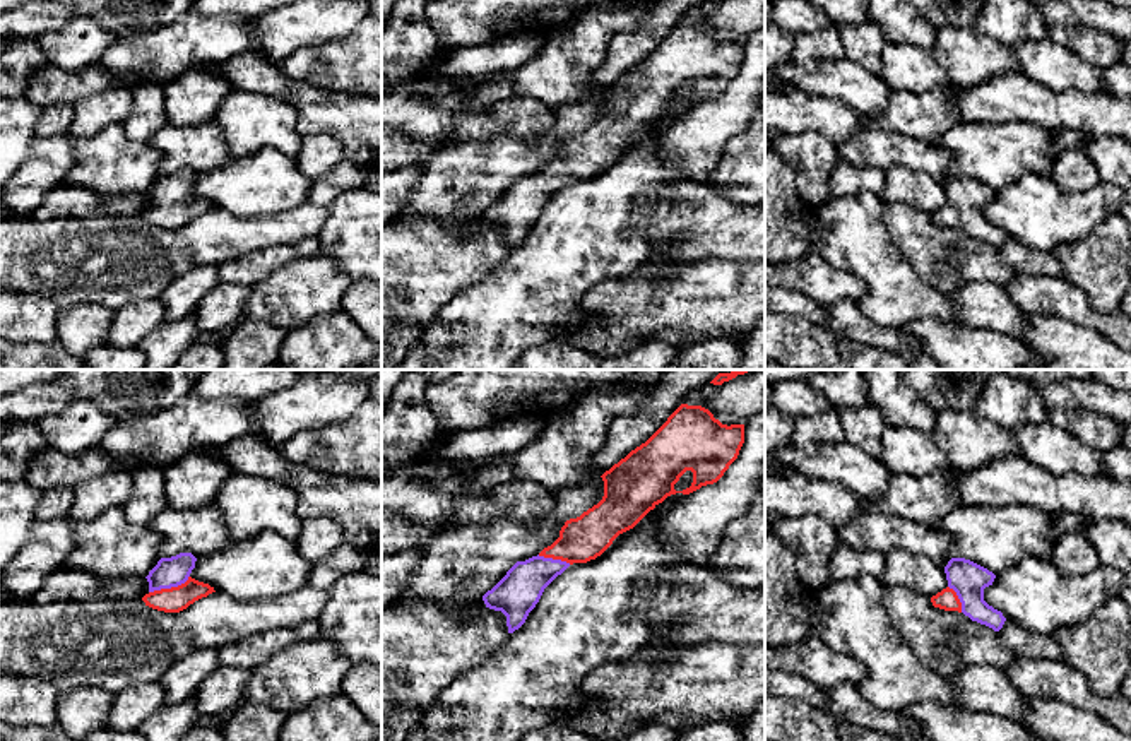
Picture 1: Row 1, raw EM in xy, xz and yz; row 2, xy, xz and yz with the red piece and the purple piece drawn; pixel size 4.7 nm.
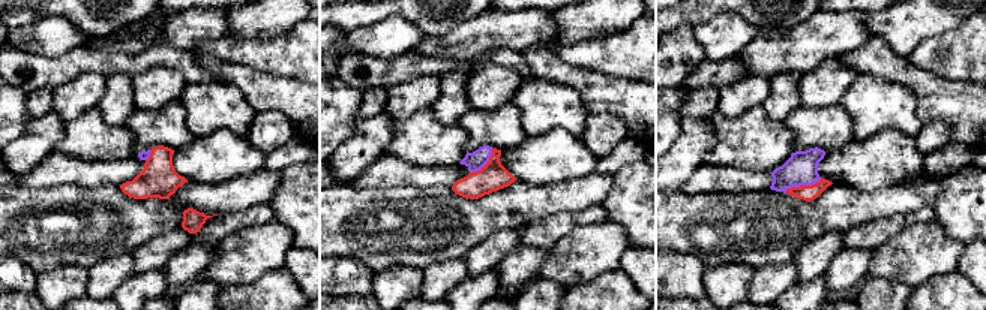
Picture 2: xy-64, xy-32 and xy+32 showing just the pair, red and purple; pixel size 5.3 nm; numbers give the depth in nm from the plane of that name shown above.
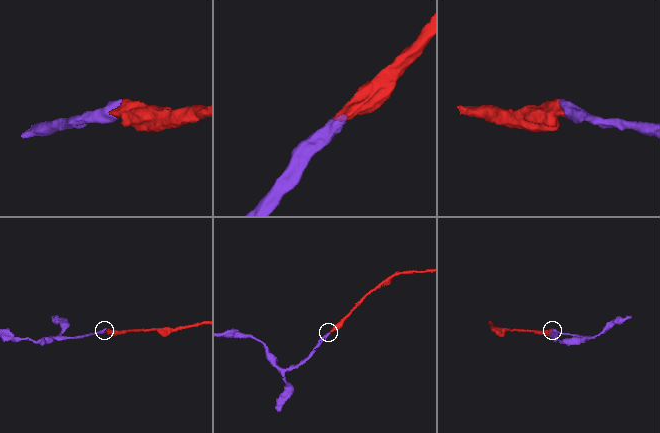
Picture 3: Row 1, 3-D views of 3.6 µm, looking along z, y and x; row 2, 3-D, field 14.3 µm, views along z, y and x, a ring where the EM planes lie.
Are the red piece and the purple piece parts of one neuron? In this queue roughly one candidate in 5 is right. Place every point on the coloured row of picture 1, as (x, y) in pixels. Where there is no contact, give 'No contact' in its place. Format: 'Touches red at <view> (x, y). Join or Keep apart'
Touches red at xy (171, 587). Join

